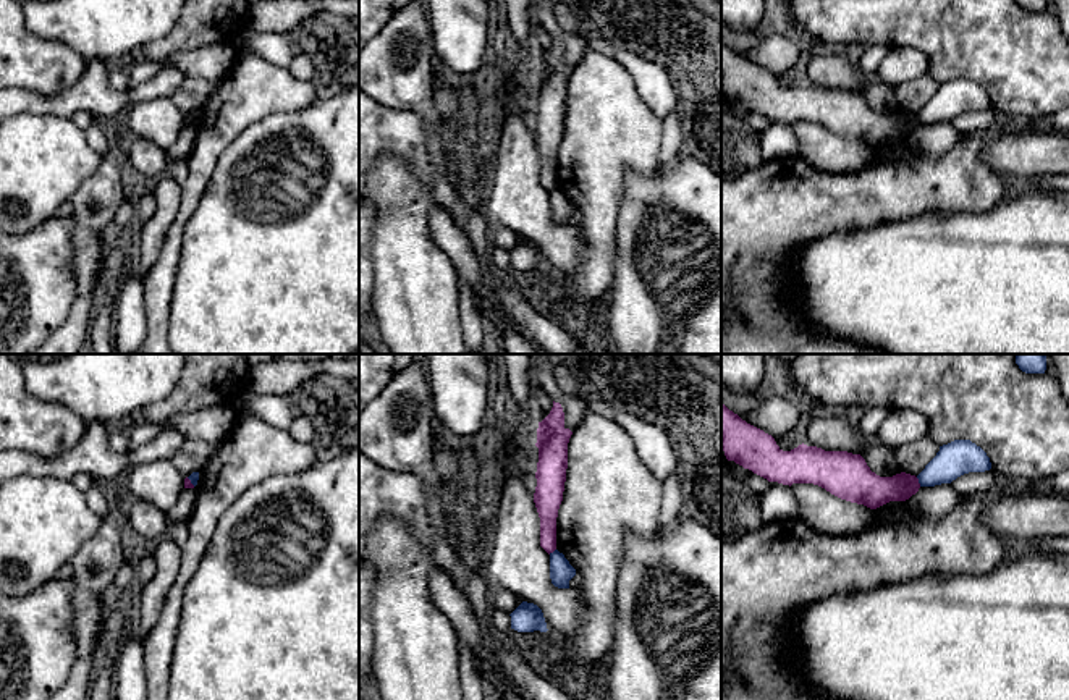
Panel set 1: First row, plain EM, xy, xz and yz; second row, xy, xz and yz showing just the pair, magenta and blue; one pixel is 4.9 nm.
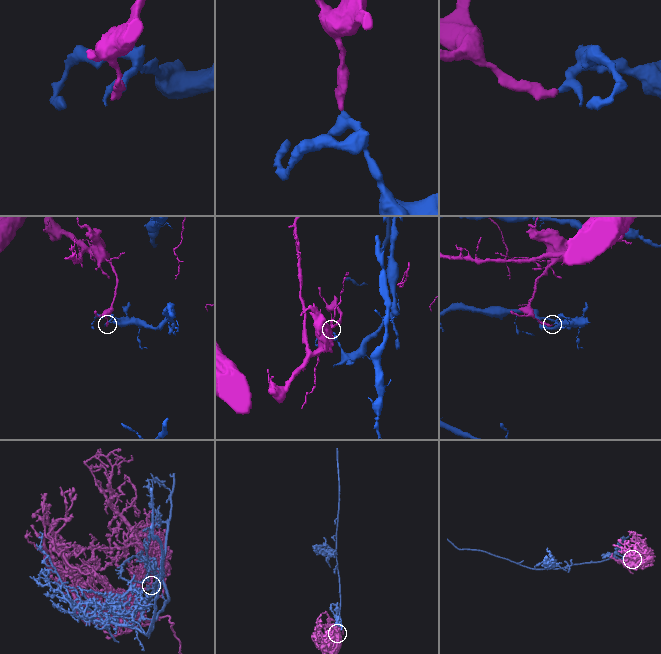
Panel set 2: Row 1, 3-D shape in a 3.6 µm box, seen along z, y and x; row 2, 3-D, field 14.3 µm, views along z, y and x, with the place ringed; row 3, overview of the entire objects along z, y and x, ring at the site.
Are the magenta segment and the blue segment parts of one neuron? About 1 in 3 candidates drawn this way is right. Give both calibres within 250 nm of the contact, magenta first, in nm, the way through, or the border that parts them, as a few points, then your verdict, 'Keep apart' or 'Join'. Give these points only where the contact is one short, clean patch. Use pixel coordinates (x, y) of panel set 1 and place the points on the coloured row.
Thickness 160 nm (magenta) against 170 nm. Boundary: yz (916, 477), (921, 485). Keep apart

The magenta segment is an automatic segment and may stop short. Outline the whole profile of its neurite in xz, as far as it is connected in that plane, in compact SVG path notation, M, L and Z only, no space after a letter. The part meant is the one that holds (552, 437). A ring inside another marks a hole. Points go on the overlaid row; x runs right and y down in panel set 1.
M553 401L550 414L539 422L537 443L537 487L534 503L540 517L540 546L550 555L556 550L556 517L563 501L568 443L573 432L564 427L564 412Z

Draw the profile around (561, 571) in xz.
M555 550L550 553L550 579L558 588L569 588L569 580L576 576L576 569L569 564L563 553Z

